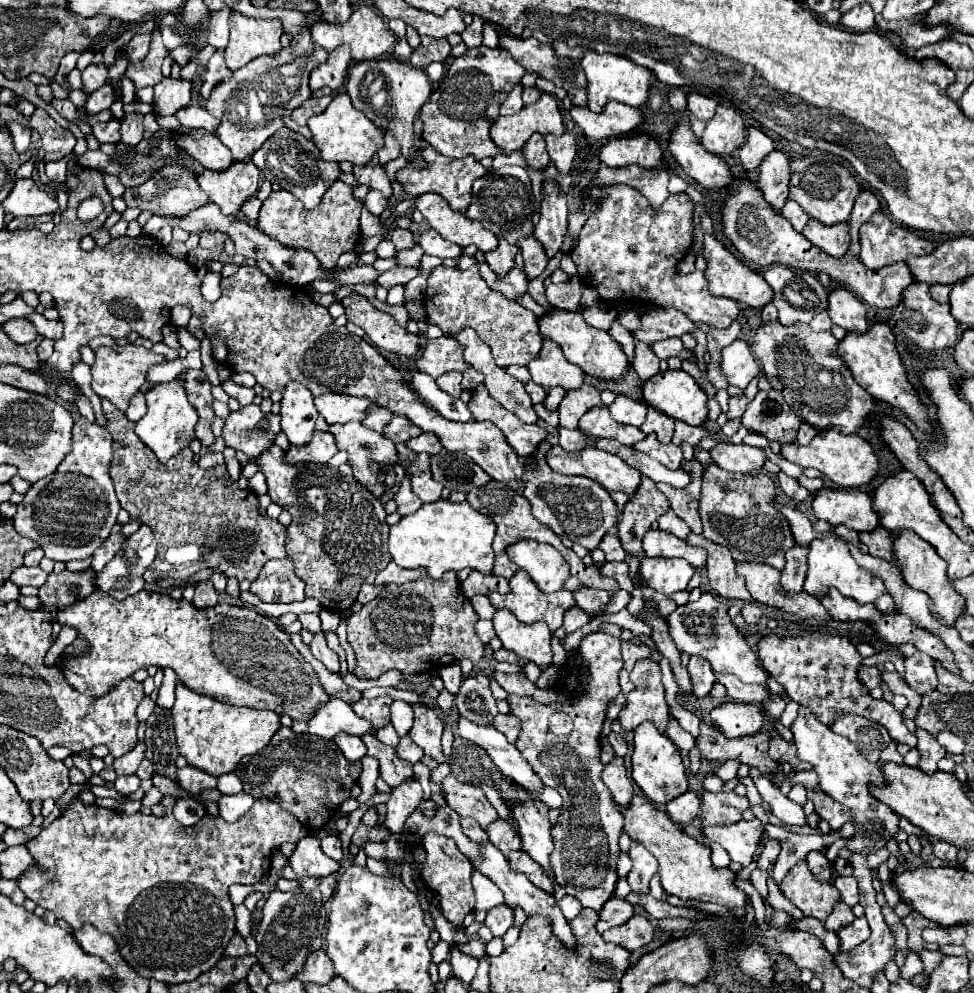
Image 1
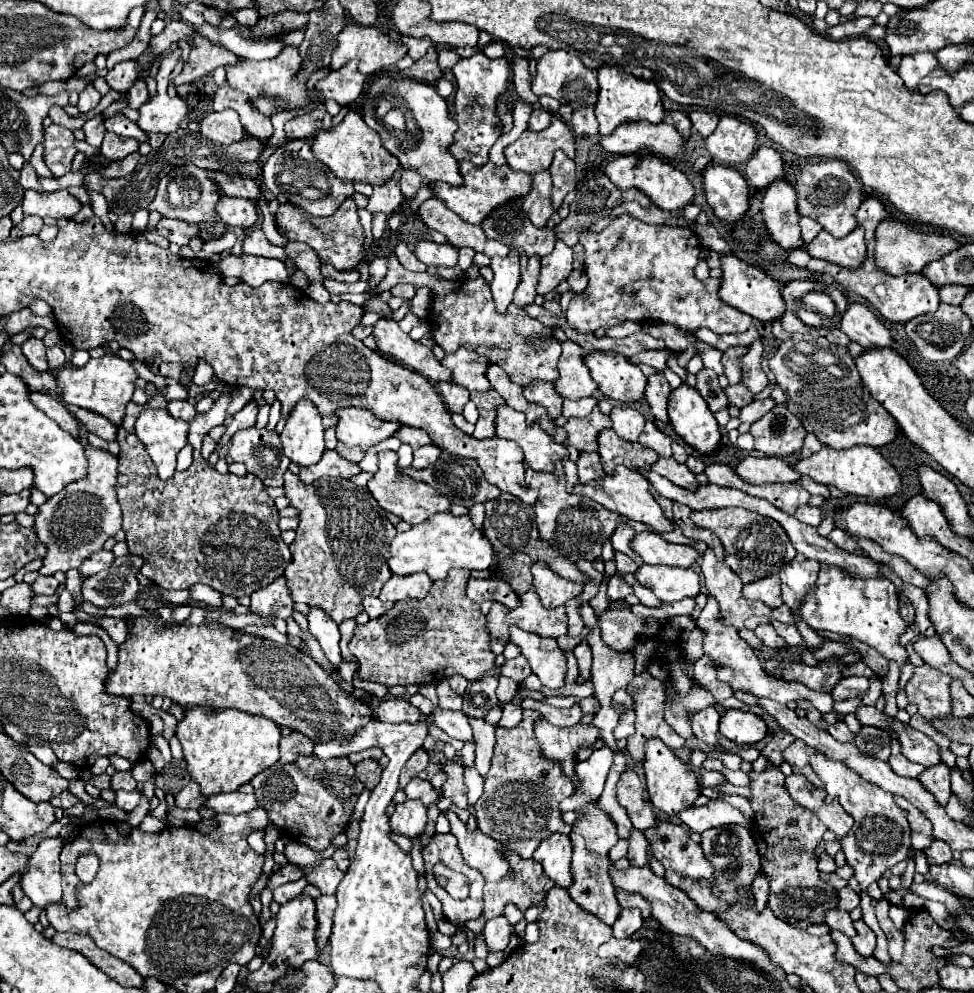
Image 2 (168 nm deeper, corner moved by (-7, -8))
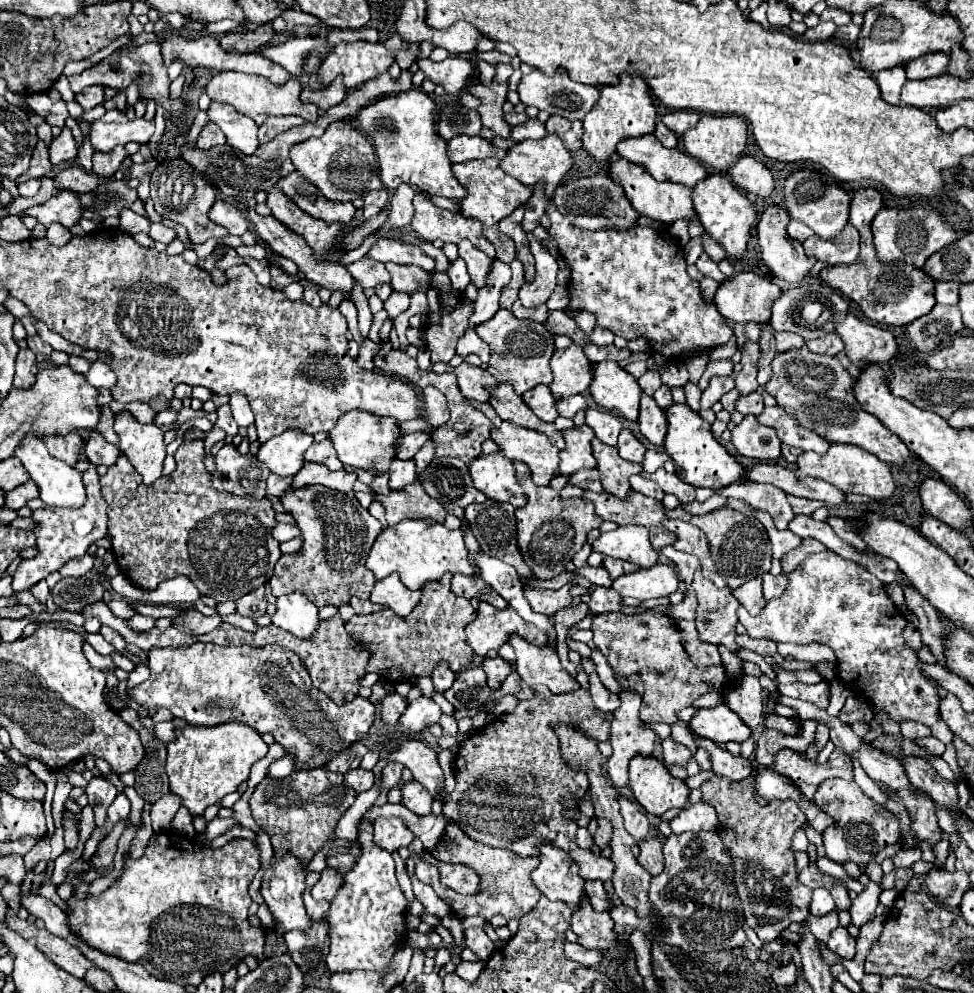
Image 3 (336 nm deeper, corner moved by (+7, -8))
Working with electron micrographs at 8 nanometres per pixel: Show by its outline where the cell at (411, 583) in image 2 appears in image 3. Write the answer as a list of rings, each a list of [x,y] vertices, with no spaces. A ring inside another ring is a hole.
[[[390,574],[384,580],[376,582],[376,586],[374,586],[372,594],[370,594],[370,600],[392,608],[398,616],[408,616],[414,610],[414,606],[418,604],[420,596],[422,596],[420,590],[416,590],[416,592],[408,590],[400,582],[400,576]]]

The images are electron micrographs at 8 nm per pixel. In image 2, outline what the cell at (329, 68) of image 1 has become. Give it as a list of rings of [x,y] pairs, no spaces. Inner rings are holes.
[[[350,60],[340,70],[330,70],[330,74],[316,82],[316,90],[324,98],[336,100],[340,106],[352,104],[364,90],[364,74],[358,72],[358,62]]]

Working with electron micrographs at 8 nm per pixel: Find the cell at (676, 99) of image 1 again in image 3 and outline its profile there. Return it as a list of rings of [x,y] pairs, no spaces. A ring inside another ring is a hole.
[[[662,122],[656,124],[656,132],[654,132],[654,136],[662,142],[662,146],[666,146],[666,148],[676,148],[676,142],[678,142],[676,134],[670,132]]]

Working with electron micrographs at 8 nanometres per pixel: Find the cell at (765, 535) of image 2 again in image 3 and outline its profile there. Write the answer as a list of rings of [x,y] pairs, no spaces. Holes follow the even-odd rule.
[[[674,508],[674,510],[668,510],[666,516],[686,520],[686,522],[698,526],[706,534],[710,552],[714,556],[714,564],[720,570],[720,576],[726,578],[726,582],[732,590],[740,588],[746,580],[752,580],[754,576],[762,576],[764,572],[770,570],[770,560],[772,560],[770,540],[768,540],[764,526],[754,516],[746,516],[732,508],[720,508],[714,512],[702,514],[702,516],[692,516],[684,508]]]

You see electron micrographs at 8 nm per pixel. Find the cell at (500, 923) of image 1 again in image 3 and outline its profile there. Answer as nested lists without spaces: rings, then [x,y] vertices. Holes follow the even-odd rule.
[[[468,928],[464,930],[464,944],[466,948],[470,948],[482,962],[486,962],[490,958],[490,954],[494,952],[494,942],[484,934],[482,928]]]

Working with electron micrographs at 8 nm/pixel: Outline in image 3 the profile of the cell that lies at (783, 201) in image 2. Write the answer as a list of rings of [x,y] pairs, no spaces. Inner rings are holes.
[[[766,206],[764,212],[762,212],[762,216],[760,216],[760,222],[758,222],[756,232],[758,232],[760,248],[762,248],[762,260],[764,260],[764,264],[770,268],[770,272],[772,272],[776,278],[786,280],[788,284],[798,284],[798,282],[802,282],[802,280],[810,274],[810,270],[814,268],[816,260],[810,258],[810,256],[806,256],[802,244],[796,242],[796,240],[792,240],[792,238],[786,234],[788,222],[790,222],[790,218],[788,218],[788,214],[786,214],[784,210],[778,210],[778,208],[774,208],[774,206]]]

